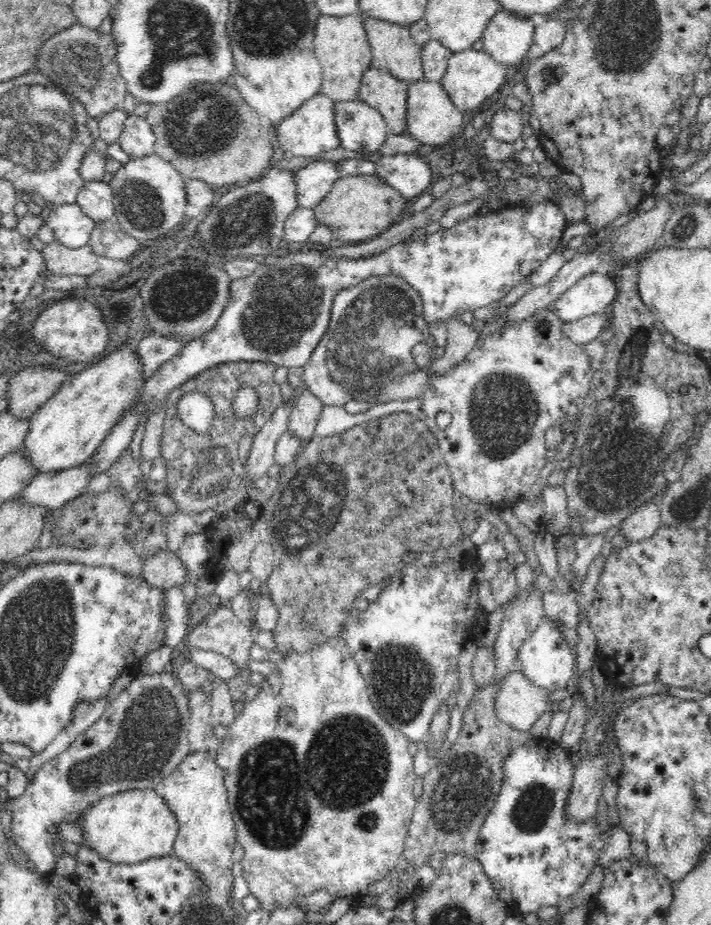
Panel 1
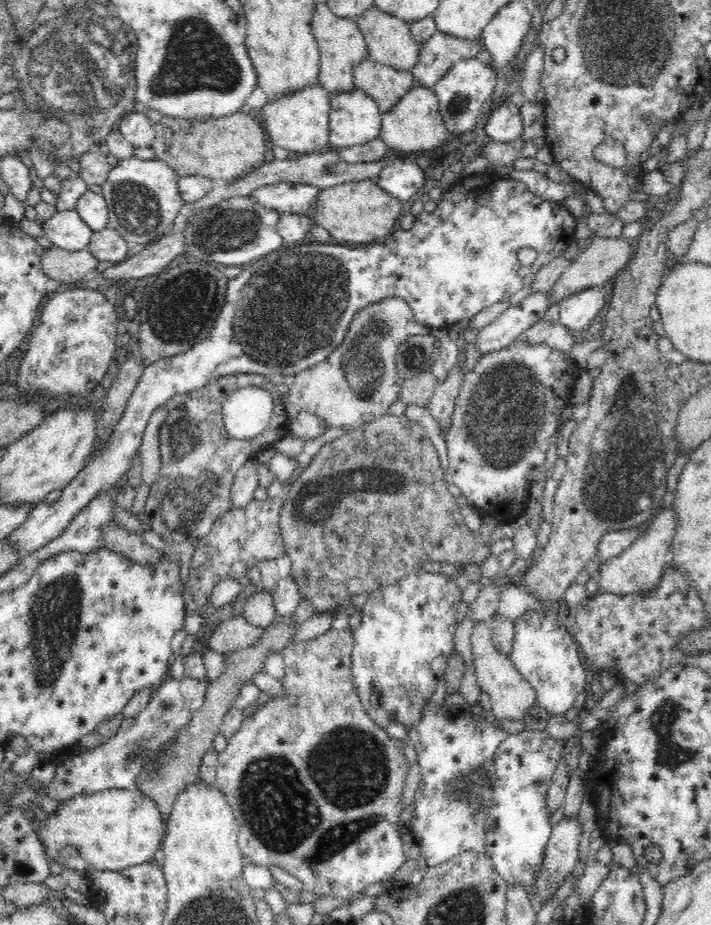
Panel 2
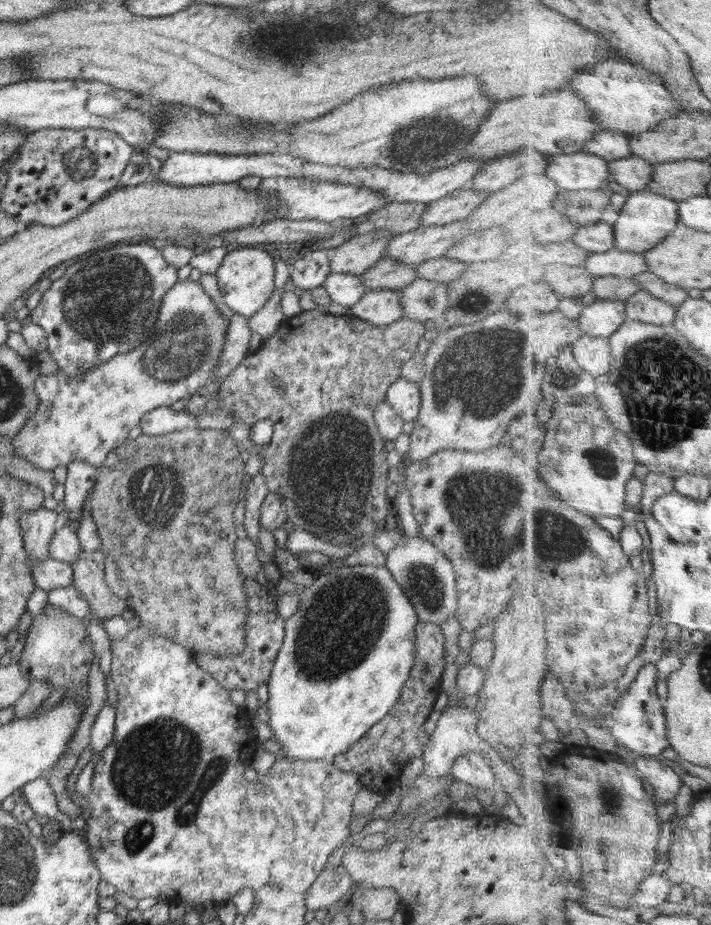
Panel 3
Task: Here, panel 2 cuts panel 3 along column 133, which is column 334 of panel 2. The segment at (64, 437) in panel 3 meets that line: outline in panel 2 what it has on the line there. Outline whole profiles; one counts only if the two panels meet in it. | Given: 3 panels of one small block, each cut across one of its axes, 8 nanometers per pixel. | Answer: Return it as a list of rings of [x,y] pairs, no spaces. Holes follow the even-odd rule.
[[[395,296],[394,298],[382,298],[380,302],[368,304],[364,310],[360,310],[354,316],[354,320],[344,336],[344,342],[337,350],[332,351],[322,362],[303,370],[290,379],[288,392],[282,395],[288,422],[296,418],[300,411],[308,411],[323,418],[328,429],[345,428],[349,430],[388,415],[388,406],[399,399],[398,394],[403,382],[398,377],[396,370],[396,359],[401,347],[408,342],[408,338],[412,335],[428,335],[430,332],[431,327],[421,325],[415,319],[411,306],[402,298]]]

